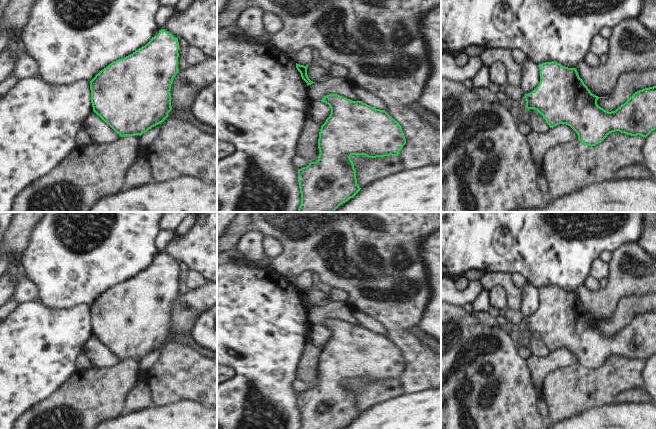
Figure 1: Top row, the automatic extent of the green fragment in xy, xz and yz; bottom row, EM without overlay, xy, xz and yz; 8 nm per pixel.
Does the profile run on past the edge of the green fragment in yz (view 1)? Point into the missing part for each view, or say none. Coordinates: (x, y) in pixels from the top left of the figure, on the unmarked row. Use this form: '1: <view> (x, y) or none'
1: none

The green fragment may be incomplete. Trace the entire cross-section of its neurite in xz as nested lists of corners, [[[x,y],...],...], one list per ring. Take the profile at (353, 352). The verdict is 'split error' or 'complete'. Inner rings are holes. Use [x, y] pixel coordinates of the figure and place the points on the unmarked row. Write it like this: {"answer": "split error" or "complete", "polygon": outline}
{"answer": "complete", "polygon": [[[328,318],[320,325],[330,330],[331,337],[319,356],[318,384],[298,393],[300,429],[342,429],[361,414],[350,381],[352,379],[365,379],[368,382],[398,380],[406,368],[406,363],[401,349],[385,334],[337,318]]]}

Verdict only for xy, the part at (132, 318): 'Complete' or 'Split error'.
Complete.

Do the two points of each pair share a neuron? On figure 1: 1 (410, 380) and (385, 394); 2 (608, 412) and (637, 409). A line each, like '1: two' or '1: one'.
1: two
2: one

